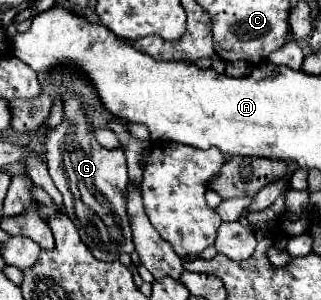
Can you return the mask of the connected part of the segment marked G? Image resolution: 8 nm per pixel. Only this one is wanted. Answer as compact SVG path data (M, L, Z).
M65 95L65 117L67 117L67 121L63 121L59 127L51 129L51 131L49 131L49 135L47 135L47 141L45 141L49 175L51 175L53 183L55 183L55 187L57 187L57 189L61 191L61 195L63 195L63 201L65 201L65 213L71 217L71 221L73 221L73 223L75 223L75 227L79 229L79 235L81 235L83 243L89 247L89 251L93 253L93 257L95 257L95 259L103 259L103 261L117 261L121 253L133 253L133 249L135 249L135 247L133 247L131 223L129 223L129 215L127 215L127 183L129 183L129 179L127 179L127 163L125 163L125 153L123 153L121 149L105 149L105 147L101 147L101 145L95 141L93 133L89 133L91 123L89 123L89 121L87 121L87 117L83 115L81 101L79 101L79 99L75 99L75 97L71 97L71 95Z

